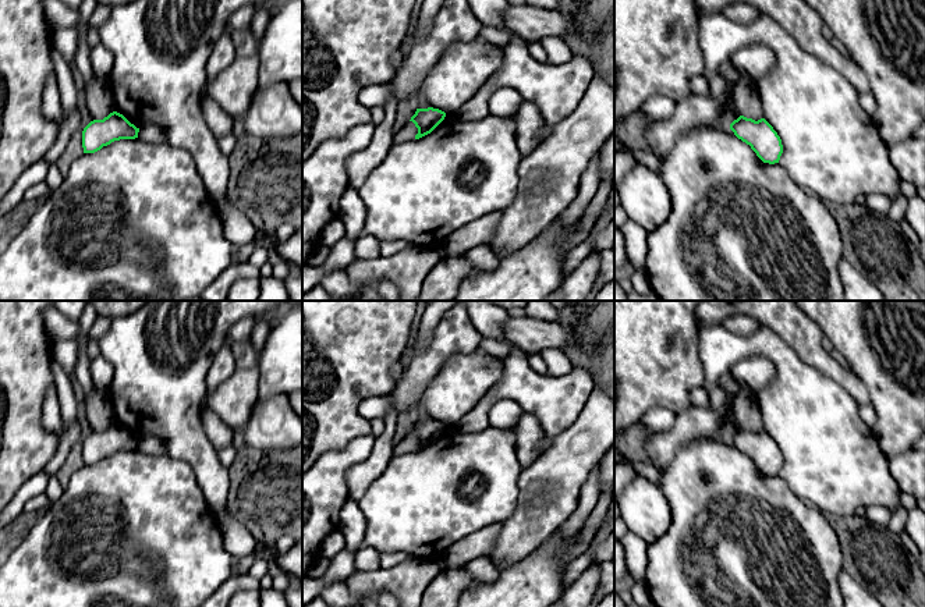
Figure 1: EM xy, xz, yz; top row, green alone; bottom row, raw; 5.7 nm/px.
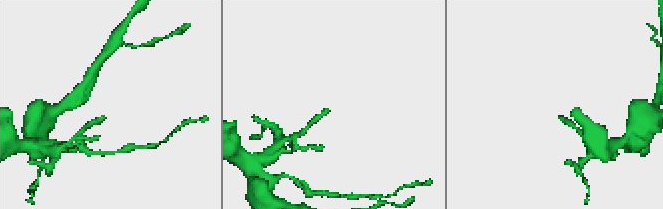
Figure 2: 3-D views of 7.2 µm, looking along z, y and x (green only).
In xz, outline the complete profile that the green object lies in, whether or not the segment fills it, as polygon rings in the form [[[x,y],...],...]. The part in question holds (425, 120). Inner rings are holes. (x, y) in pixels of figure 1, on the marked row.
[[[417,109],[415,114],[410,120],[418,128],[415,139],[430,134],[444,120],[444,117],[446,113],[439,109]]]

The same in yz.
[[[740,116],[730,124],[730,129],[749,145],[763,163],[779,163],[783,153],[782,139],[765,118],[755,121]]]

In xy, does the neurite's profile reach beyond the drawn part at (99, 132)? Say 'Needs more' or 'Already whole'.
Already whole

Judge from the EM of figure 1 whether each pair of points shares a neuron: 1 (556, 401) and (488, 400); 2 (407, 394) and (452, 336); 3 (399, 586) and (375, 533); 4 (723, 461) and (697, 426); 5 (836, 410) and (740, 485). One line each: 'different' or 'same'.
1: same
2: same
3: different
4: different
5: different

